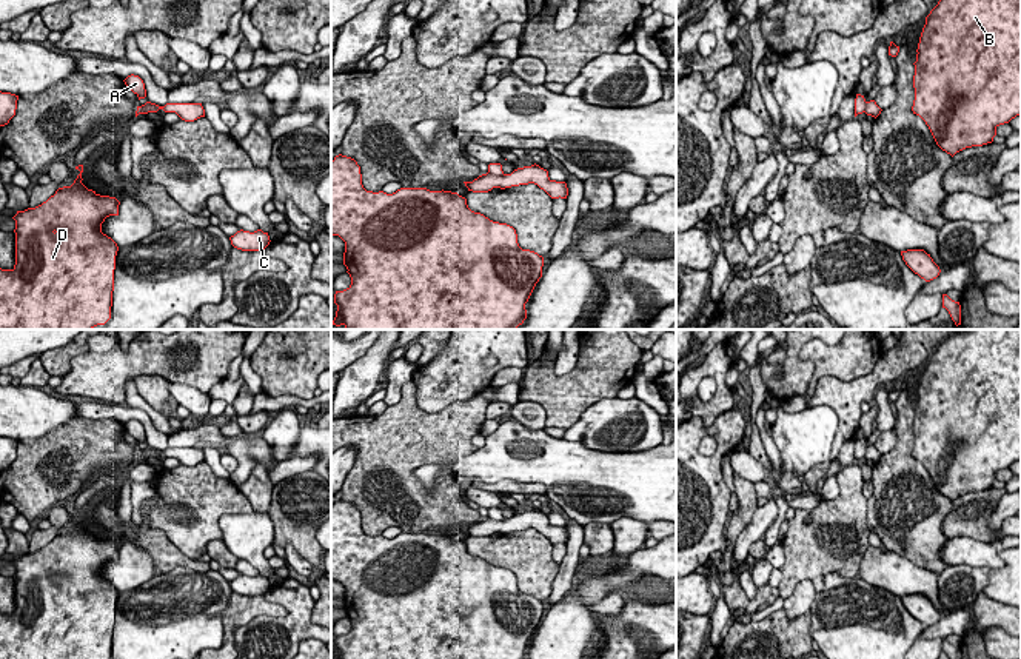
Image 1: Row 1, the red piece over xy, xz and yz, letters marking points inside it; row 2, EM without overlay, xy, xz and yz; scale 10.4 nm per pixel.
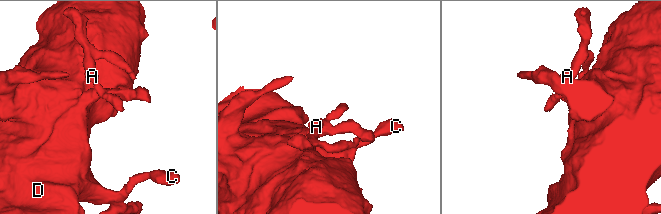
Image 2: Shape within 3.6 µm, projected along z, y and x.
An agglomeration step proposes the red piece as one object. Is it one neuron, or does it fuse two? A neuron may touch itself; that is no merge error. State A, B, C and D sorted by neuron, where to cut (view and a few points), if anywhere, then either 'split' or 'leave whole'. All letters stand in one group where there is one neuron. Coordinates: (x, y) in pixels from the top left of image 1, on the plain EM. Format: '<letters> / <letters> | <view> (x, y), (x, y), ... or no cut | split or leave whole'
A / B C D | xz (487, 518), (505, 519) | split

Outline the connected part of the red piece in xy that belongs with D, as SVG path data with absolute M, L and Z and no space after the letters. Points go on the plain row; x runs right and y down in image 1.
M83 510L71 531L55 536L35 553L17 556L15 565L15 610L0 613L0 659L111 659L117 588L102 577L102 568L109 560L119 560L120 547L100 540L82 528Z

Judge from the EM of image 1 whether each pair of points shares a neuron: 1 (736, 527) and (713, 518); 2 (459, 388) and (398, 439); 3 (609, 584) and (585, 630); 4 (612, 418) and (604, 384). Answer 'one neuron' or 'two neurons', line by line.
1: two neurons
2: two neurons
3: one neuron
4: two neurons

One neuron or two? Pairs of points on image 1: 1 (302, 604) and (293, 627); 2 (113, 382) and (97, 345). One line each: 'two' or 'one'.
1: one
2: two

